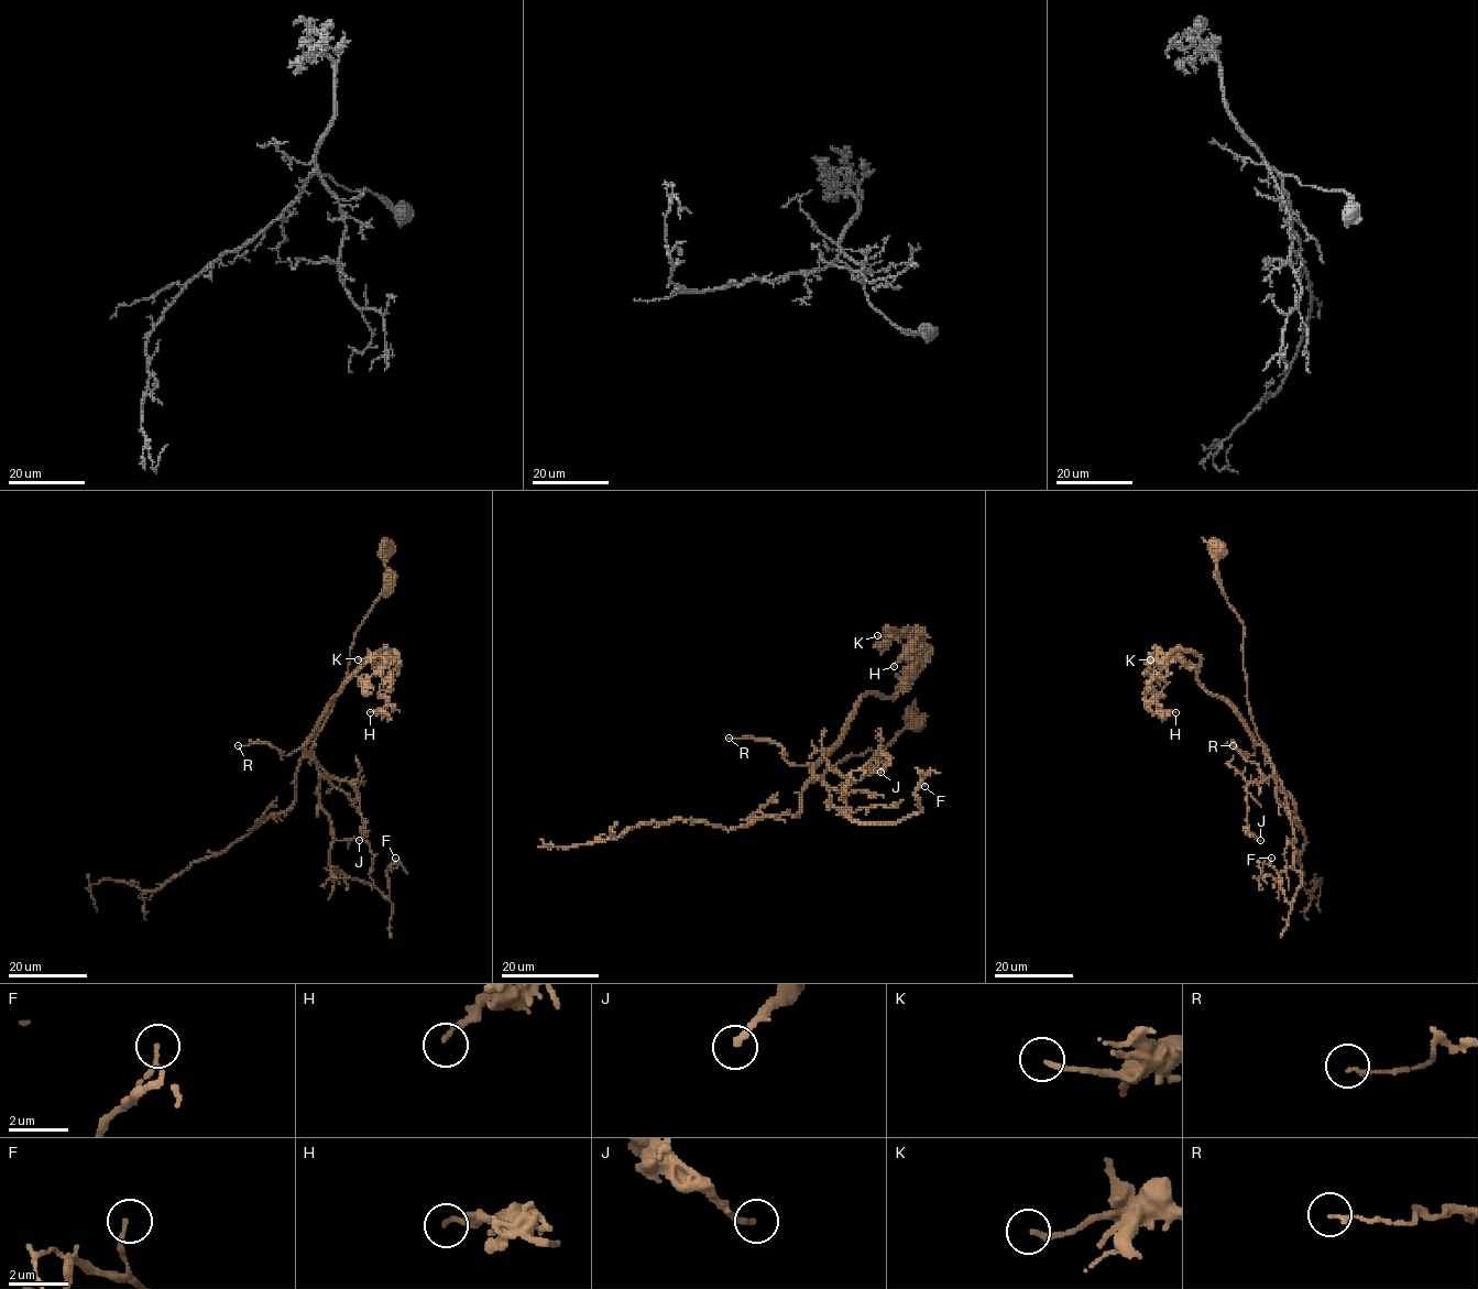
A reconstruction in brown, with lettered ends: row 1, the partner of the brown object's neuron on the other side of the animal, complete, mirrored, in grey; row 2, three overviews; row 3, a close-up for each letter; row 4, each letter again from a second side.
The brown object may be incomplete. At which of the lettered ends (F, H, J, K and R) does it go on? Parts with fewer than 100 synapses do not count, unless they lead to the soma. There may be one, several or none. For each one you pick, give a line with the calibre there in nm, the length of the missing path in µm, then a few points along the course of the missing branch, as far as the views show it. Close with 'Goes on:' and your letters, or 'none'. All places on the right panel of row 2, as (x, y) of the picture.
Goes on: none

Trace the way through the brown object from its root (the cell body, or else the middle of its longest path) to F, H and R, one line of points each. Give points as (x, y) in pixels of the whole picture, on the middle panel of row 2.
F: (913, 719), (883, 750), (852, 755), (821, 777), (829, 801), (860, 822), (915, 816), (915, 792), (924, 786)
H: (913, 719), (883, 750), (813, 777), (855, 705), (894, 697), (927, 658), (918, 635), (894, 666)
R: (913, 719), (913, 716), (883, 750), (852, 755), (814, 778), (811, 764), (791, 765), (774, 743), (729, 738)

